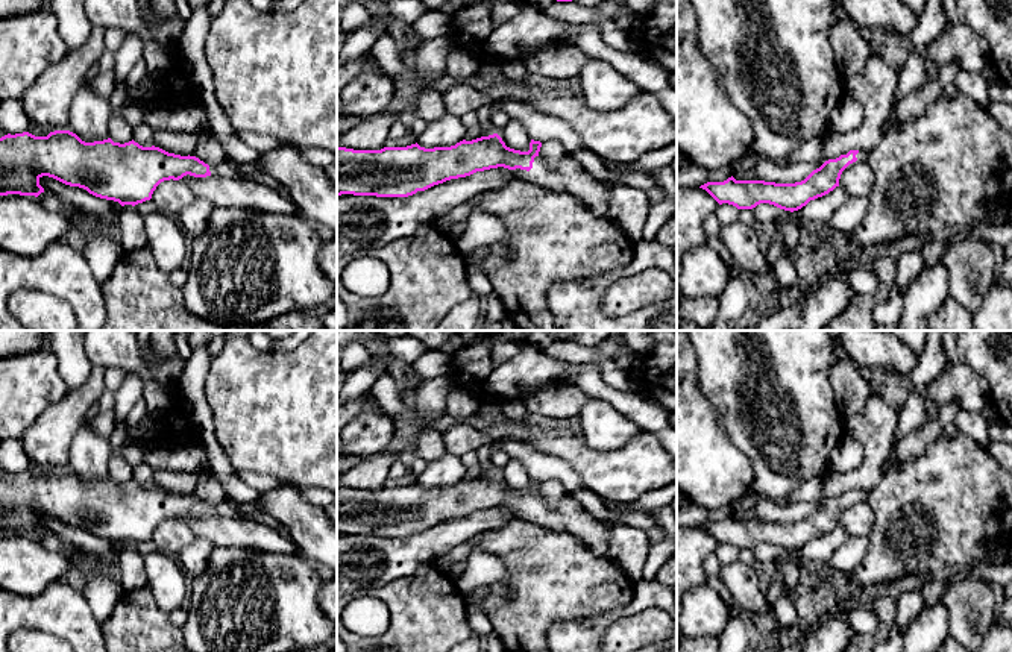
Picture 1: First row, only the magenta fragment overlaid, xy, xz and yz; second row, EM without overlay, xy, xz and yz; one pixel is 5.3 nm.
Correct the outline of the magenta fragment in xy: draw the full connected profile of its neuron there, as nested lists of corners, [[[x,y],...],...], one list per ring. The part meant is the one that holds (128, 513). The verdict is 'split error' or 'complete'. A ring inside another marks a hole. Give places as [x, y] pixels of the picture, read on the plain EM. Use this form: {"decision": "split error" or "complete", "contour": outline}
{"decision": "split error", "contour": [[[55,470],[47,476],[29,472],[0,478],[0,535],[38,537],[44,532],[42,516],[90,534],[124,544],[152,538],[164,520],[184,516],[243,517],[237,502],[225,497],[208,505],[194,493],[181,496],[159,487],[143,487],[134,479],[124,484],[111,478],[85,482],[70,470]]]}

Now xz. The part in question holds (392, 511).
{"decision": "split error", "contour": [[[498,473],[451,487],[407,487],[354,490],[337,487],[337,535],[408,537],[451,519],[504,506],[530,523],[580,537],[587,547],[607,553],[610,522],[598,520],[570,494],[554,506],[539,497],[542,482],[531,479],[530,490],[505,485]]]}

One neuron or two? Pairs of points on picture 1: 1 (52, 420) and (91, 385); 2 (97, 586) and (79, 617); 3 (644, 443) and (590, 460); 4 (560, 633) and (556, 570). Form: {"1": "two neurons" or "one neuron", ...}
{"1": "one neuron", "2": "two neurons", "3": "one neuron", "4": "two neurons"}

